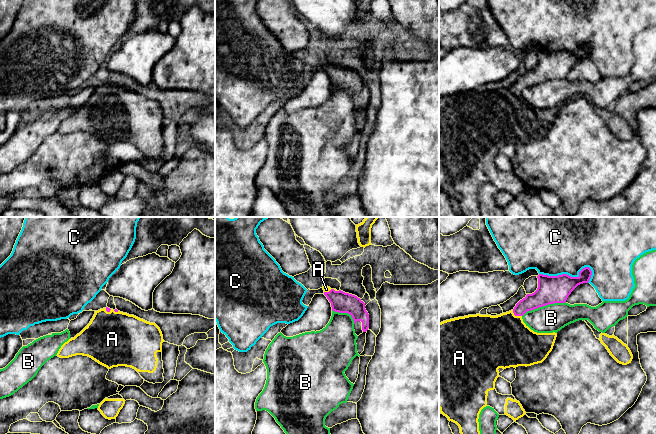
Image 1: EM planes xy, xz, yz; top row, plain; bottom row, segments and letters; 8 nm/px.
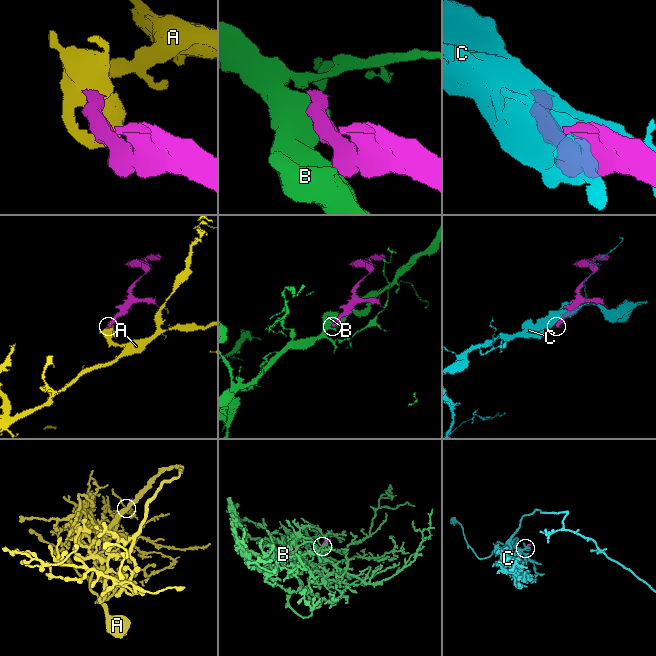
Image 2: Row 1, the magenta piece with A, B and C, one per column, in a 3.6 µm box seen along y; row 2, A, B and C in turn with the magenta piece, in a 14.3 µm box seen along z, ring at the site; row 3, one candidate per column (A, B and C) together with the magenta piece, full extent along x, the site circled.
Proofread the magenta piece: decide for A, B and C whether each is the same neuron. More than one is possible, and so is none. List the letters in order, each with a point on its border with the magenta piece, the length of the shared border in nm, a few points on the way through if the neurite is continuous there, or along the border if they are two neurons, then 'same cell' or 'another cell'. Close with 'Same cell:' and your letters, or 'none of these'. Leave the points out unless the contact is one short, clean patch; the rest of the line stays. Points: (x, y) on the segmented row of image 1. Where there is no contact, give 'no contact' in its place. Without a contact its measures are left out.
A: meets magenta in yz at (516, 315); contact 90 nm long; runs through yz (541, 297), (528, 303), (516, 315), (503, 341); same cell
B: meets magenta in yz at (543, 305); contact 380 nm long; border along yz (565, 301), (539, 306), (528, 310), (522, 316); another cell
C: meets magenta in yz at (566, 274); contact 440 nm long; another cell
Same cell: A

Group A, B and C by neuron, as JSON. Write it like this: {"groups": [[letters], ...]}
{"groups": [["A"], ["B"], ["C"]]}

